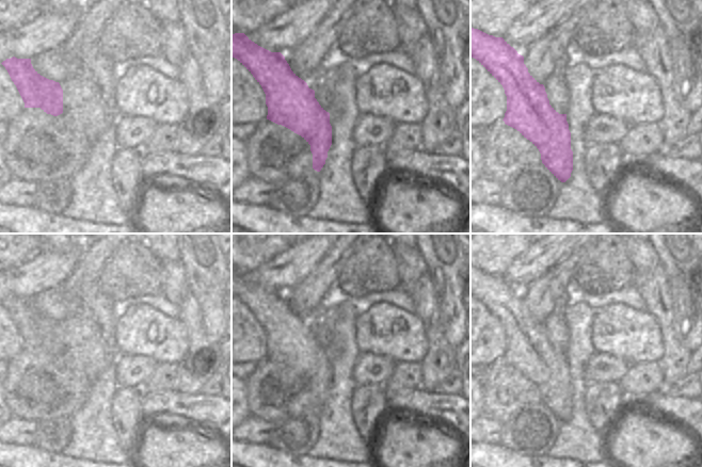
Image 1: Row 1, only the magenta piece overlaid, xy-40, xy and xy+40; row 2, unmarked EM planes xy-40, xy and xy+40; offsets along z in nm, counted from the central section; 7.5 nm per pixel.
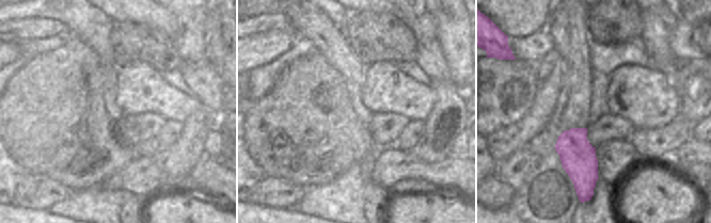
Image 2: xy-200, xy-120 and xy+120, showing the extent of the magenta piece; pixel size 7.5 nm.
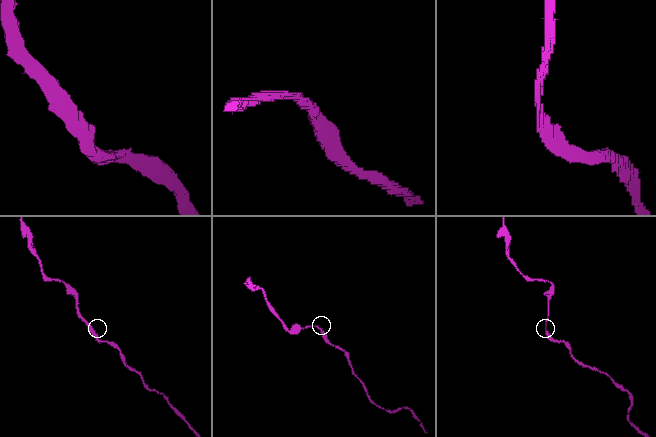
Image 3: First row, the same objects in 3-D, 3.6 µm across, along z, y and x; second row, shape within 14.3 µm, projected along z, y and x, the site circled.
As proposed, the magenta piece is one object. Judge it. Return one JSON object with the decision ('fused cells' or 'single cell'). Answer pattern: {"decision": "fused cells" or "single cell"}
{"decision": "single cell"}

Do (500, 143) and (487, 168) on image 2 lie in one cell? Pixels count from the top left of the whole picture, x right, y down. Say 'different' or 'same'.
different

